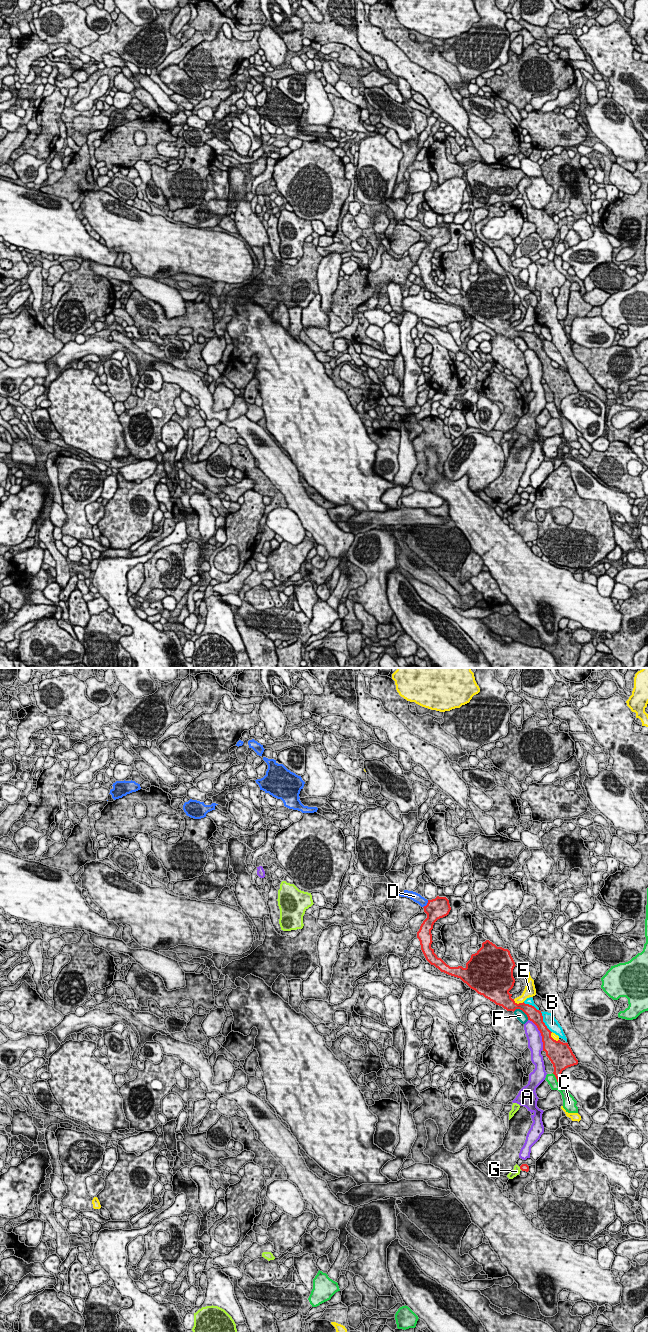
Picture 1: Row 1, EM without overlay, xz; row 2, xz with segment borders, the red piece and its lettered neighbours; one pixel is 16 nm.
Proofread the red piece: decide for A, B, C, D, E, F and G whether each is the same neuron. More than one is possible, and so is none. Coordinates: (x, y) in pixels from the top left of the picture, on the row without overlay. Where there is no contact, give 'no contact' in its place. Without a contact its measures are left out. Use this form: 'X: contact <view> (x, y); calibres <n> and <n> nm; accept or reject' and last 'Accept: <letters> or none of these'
A: contact xz (541, 362); calibres 240 and 240 nm; reject
B: contact xz (543, 350); calibres 220 and 200 nm; reject
C: contact xz (557, 408); calibres 200 and 160 nm; reject
D: contact xz (427, 232); calibres 340 and 140 nm; accept
E: contact xz (519, 331); calibres 240 and 190 nm; reject
F: contact xz (522, 338); calibres 220 and 160 nm; reject
G: contact xz (520, 496); calibres 130 and 130 nm; reject
Accept: D

